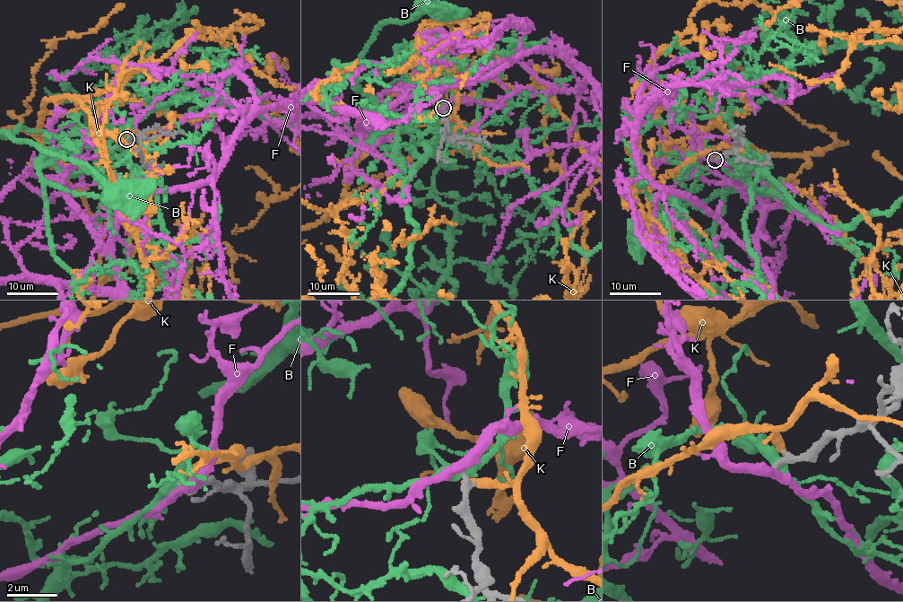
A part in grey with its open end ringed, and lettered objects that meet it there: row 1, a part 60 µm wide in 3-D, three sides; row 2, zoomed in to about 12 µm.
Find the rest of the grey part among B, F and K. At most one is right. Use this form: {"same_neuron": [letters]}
{"same_neuron": []}

